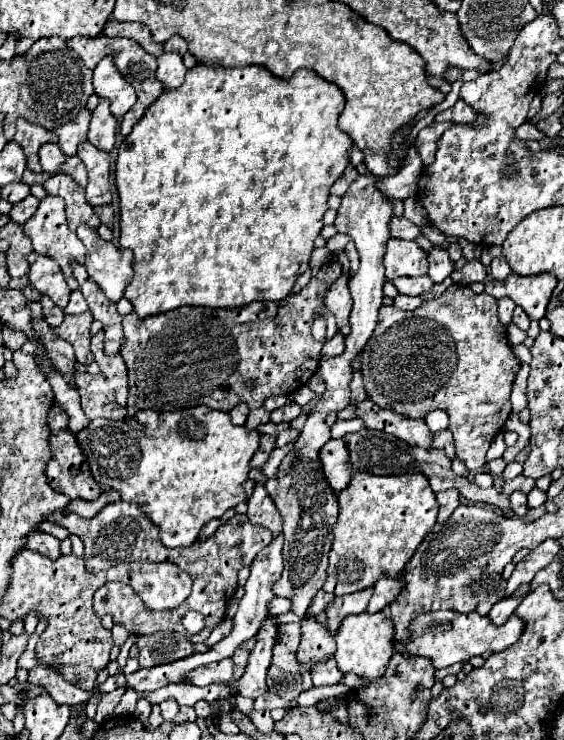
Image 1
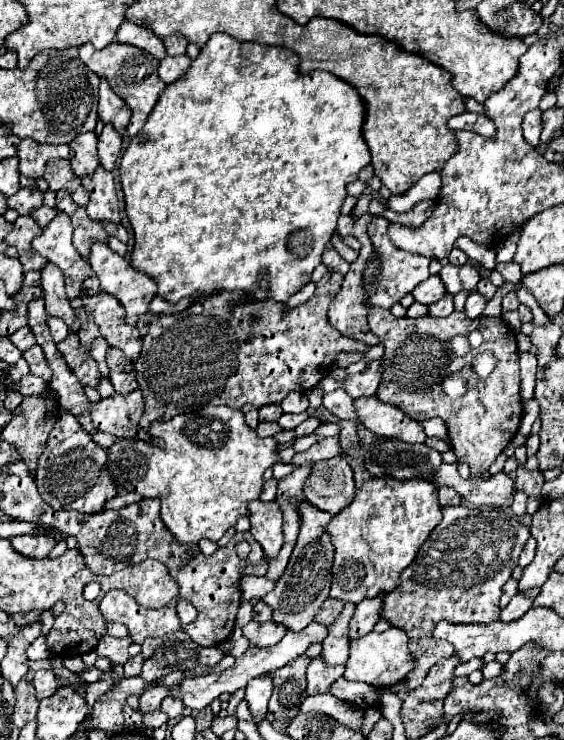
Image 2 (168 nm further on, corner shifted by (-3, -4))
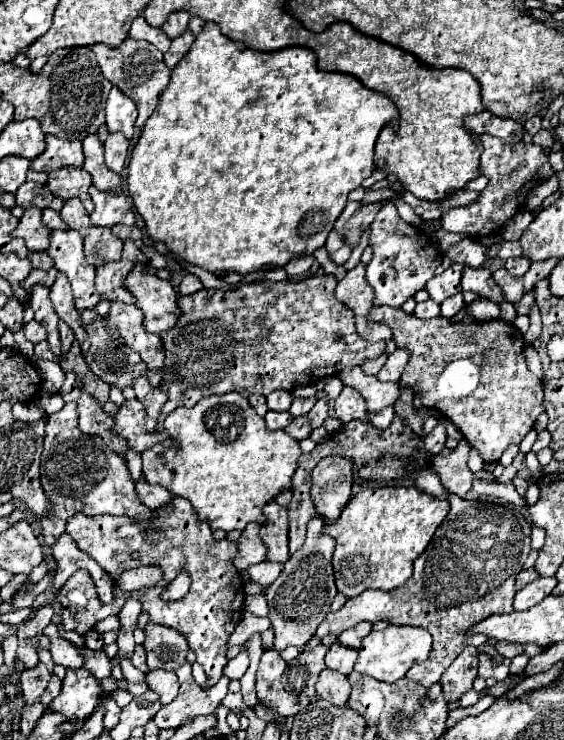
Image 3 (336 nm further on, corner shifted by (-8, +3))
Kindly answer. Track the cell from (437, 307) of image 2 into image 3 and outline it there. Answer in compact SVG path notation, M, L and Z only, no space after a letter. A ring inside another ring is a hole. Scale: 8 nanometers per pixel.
M458 292L456 296L450 296L450 298L446 298L446 300L440 304L442 316L452 318L452 316L456 316L456 314L462 310L462 306L464 306L464 298L462 298L462 294Z

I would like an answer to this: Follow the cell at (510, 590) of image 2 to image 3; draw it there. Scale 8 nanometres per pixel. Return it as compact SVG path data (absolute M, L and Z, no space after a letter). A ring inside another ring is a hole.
M530 568L530 570L522 570L518 576L516 576L516 590L520 590L520 588L524 588L526 584L530 584L530 582L534 582L538 578L538 572L534 570L534 568Z

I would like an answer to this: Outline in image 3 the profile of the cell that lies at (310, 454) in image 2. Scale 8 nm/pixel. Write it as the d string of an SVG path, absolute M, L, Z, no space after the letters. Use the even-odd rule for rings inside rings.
M228 392L222 396L206 396L192 408L176 408L166 416L164 430L168 436L176 436L178 448L166 448L166 446L152 446L150 450L142 452L142 476L150 484L158 484L172 492L174 496L186 498L198 520L206 522L212 530L242 530L248 522L262 524L266 518L262 514L262 506L274 496L290 488L292 474L298 466L300 448L294 438L290 438L286 432L272 432L266 428L264 418L256 414L256 410L248 404L244 396L238 392Z

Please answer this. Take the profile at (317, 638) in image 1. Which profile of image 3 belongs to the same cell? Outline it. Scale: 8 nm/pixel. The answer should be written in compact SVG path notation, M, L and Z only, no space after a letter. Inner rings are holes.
M324 668L320 672L320 676L318 676L316 692L318 692L320 698L324 698L328 702L338 704L338 706L344 706L346 700L348 700L348 696L350 696L350 682L338 670Z

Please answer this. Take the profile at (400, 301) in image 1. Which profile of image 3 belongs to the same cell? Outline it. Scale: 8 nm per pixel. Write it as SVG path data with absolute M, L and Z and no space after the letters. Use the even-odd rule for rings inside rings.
M424 300L424 302L418 302L416 304L416 310L414 310L414 316L418 316L418 318L424 318L424 320L428 320L428 318L436 318L436 316L440 316L440 306L434 302L434 300Z

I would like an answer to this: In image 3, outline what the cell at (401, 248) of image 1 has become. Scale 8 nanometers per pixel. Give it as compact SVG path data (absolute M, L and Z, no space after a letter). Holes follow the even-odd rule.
M386 202L372 222L370 248L374 256L370 264L366 264L366 280L374 288L376 306L386 304L392 308L400 308L410 296L424 288L424 284L434 276L440 260L440 252L434 246L432 238L420 228L404 222L392 202Z

